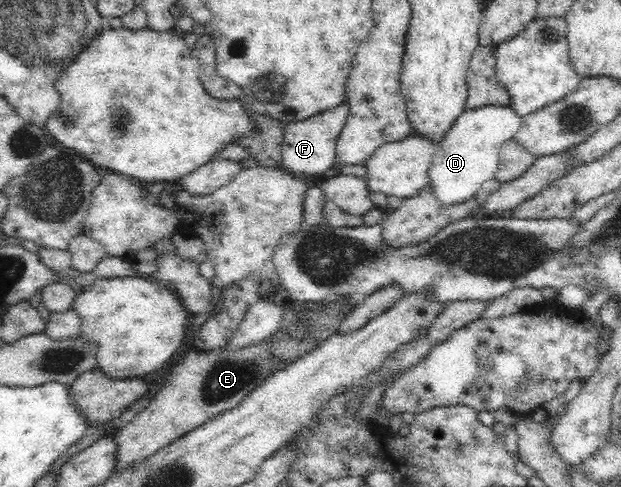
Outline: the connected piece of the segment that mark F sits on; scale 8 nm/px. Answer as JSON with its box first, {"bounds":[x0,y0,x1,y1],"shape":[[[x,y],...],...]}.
{"bounds":[280,104,349,175],"shape":[[[342,104],[309,117],[305,121],[291,122],[284,129],[281,146],[282,164],[280,169],[295,175],[323,175],[327,169],[335,167],[335,148],[340,131],[345,125],[349,104]]]}

